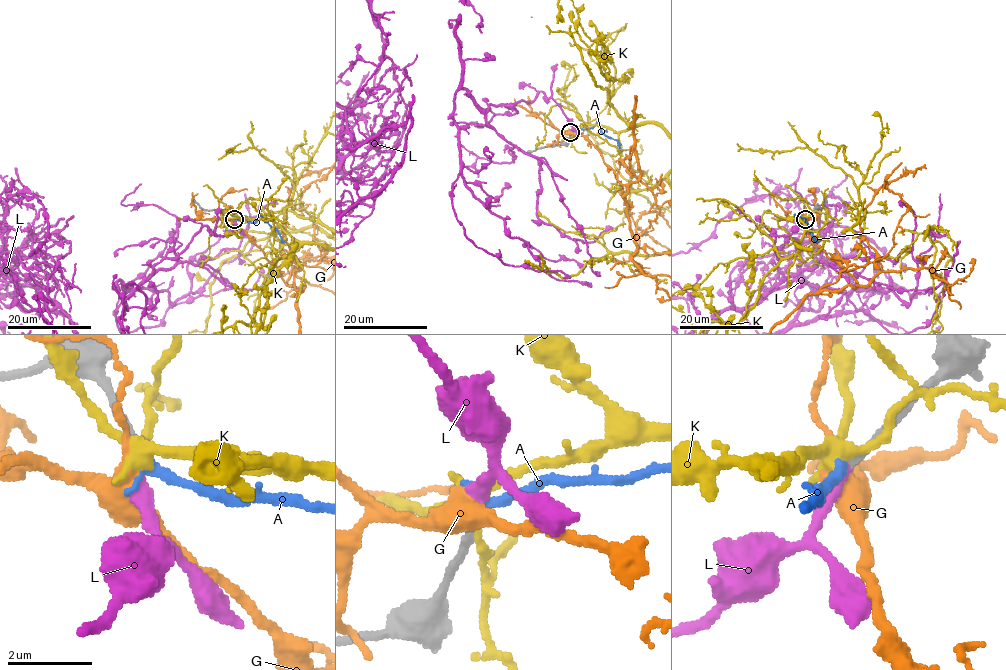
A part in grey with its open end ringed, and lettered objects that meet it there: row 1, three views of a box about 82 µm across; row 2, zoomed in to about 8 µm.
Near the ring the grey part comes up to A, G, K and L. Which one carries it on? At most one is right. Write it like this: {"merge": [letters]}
{"merge": ["L"]}

